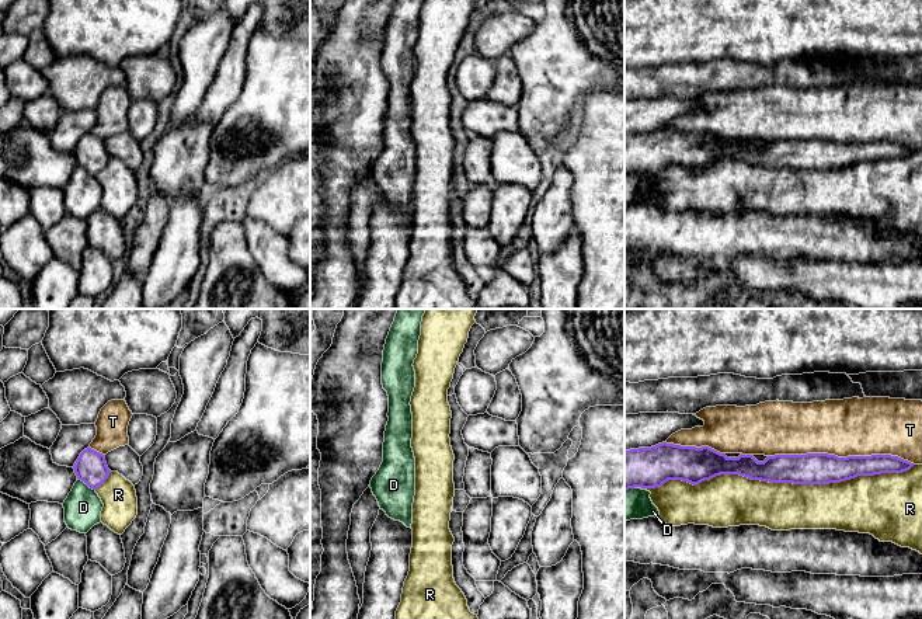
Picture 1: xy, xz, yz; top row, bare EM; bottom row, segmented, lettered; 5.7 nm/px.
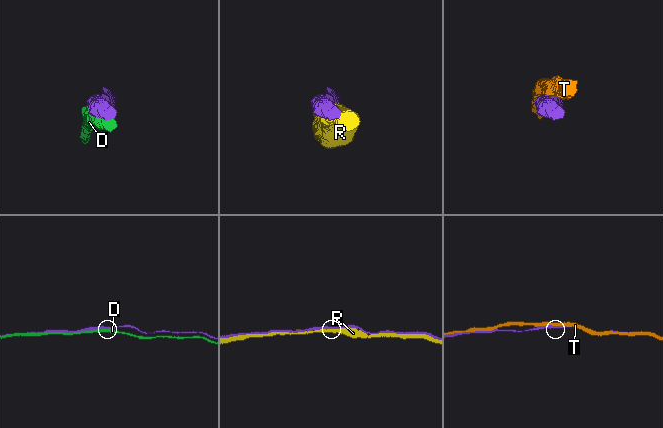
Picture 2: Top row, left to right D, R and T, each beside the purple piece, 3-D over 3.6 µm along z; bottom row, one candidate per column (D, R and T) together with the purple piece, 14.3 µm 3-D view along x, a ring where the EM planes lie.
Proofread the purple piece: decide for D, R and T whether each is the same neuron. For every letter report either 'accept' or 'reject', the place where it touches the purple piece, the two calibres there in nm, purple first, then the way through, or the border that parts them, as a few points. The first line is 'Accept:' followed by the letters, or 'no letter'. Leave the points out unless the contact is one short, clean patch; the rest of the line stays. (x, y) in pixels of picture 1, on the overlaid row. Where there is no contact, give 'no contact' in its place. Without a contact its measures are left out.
Accept: no letter
D: reject | xy (86, 483) | 180/220 nm
R: reject | yz (773, 482) | 180/300 nm
T: reject | yz (841, 458) | 180/340 nm

